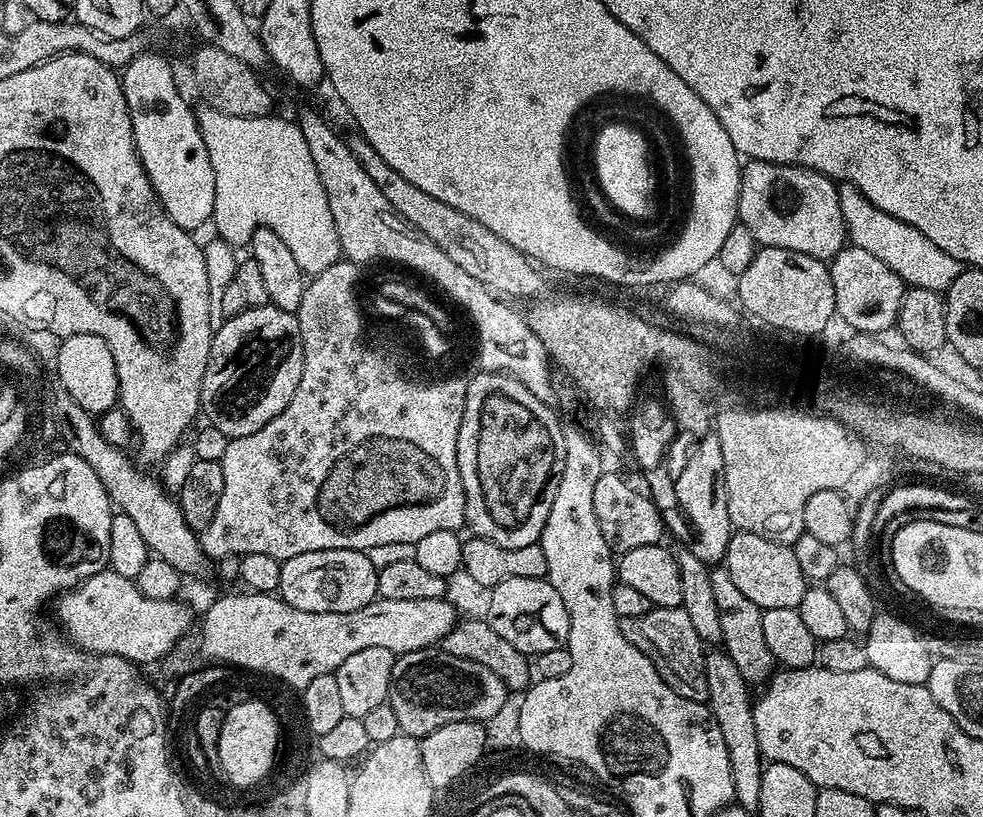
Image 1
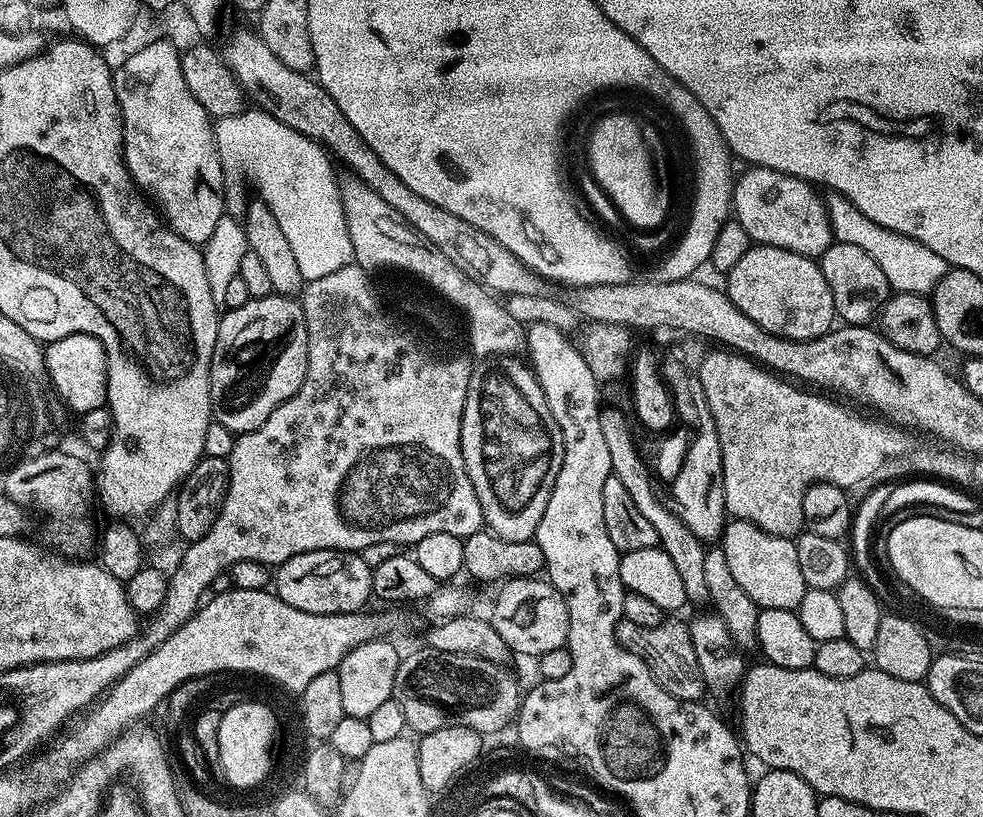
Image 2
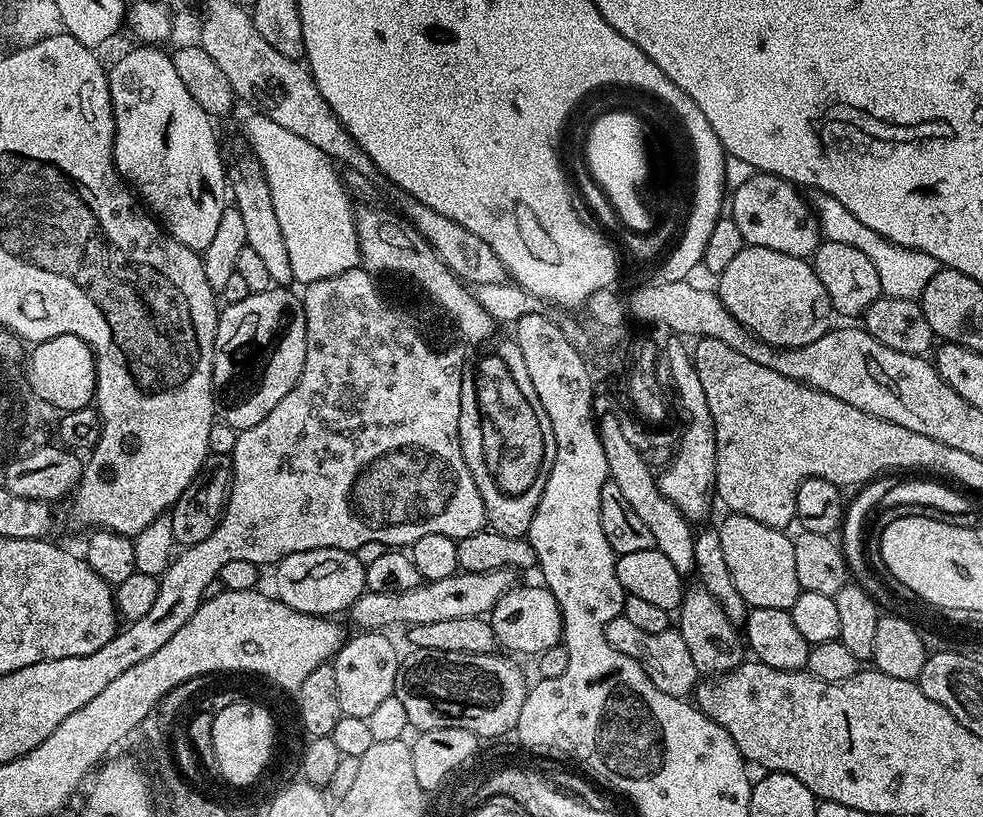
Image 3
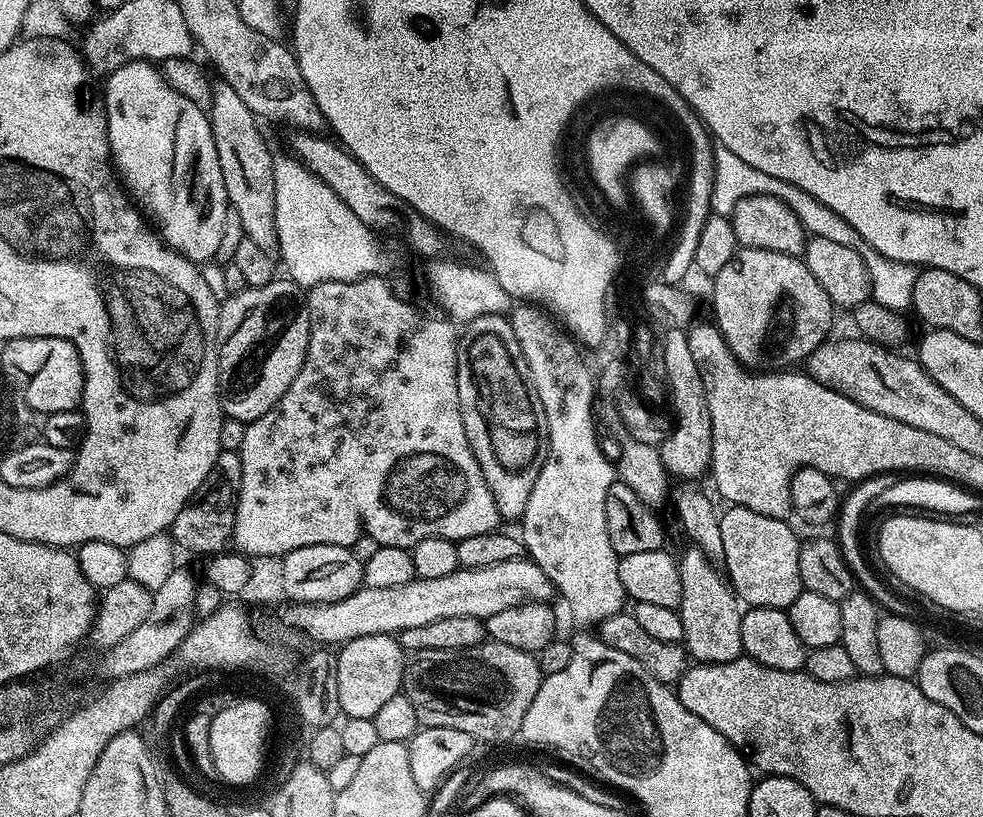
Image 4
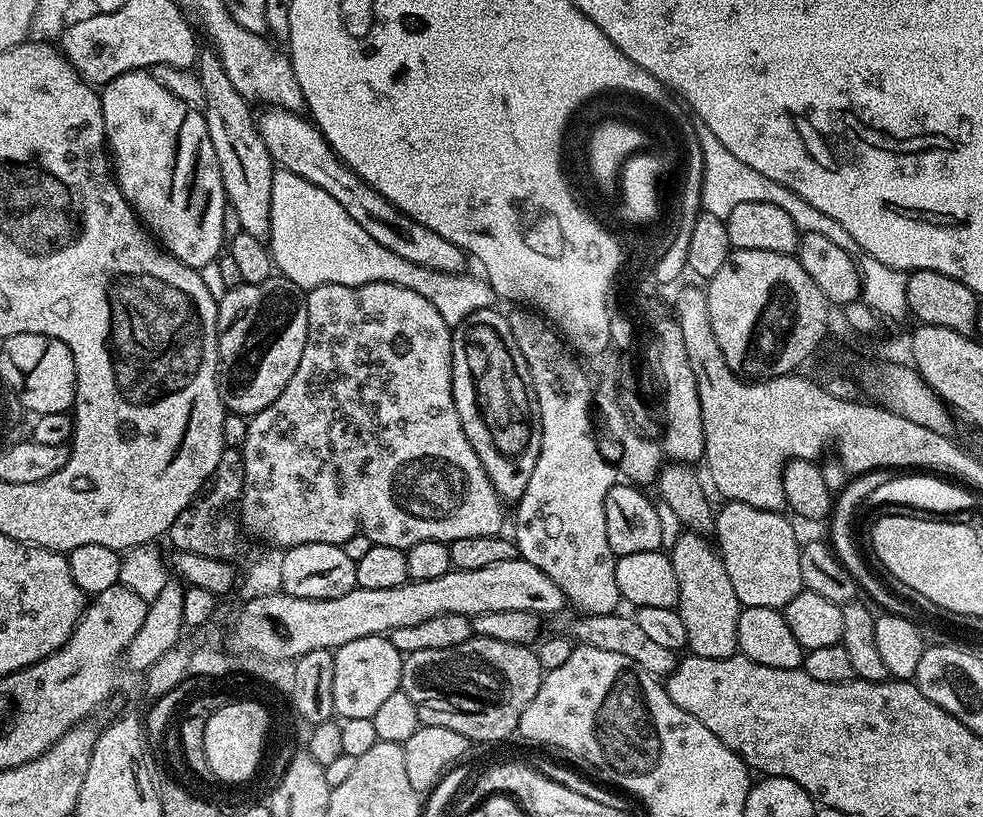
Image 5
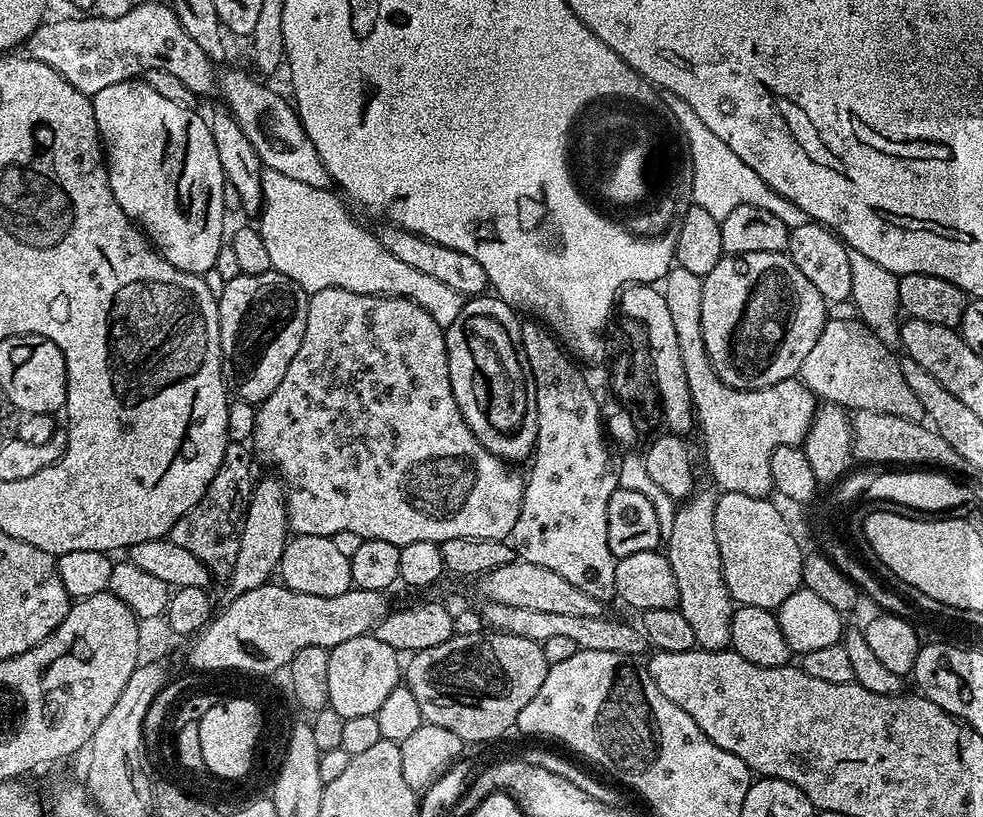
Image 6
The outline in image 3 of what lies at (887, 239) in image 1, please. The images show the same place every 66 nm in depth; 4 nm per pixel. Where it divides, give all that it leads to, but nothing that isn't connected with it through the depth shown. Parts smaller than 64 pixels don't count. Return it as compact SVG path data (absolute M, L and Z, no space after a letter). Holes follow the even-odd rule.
M816 192L810 200L810 207L816 213L816 221L820 223L820 230L824 240L830 242L846 242L846 246L854 246L854 250L862 250L870 262L874 262L874 270L878 270L878 282L882 282L882 293L885 297L894 299L916 300L921 292L926 290L926 282L938 274L941 264L930 254L922 254L922 250L914 250L906 246L898 246L882 234L874 234L870 226L865 226L863 222L858 222L838 198L834 198L825 192Z

